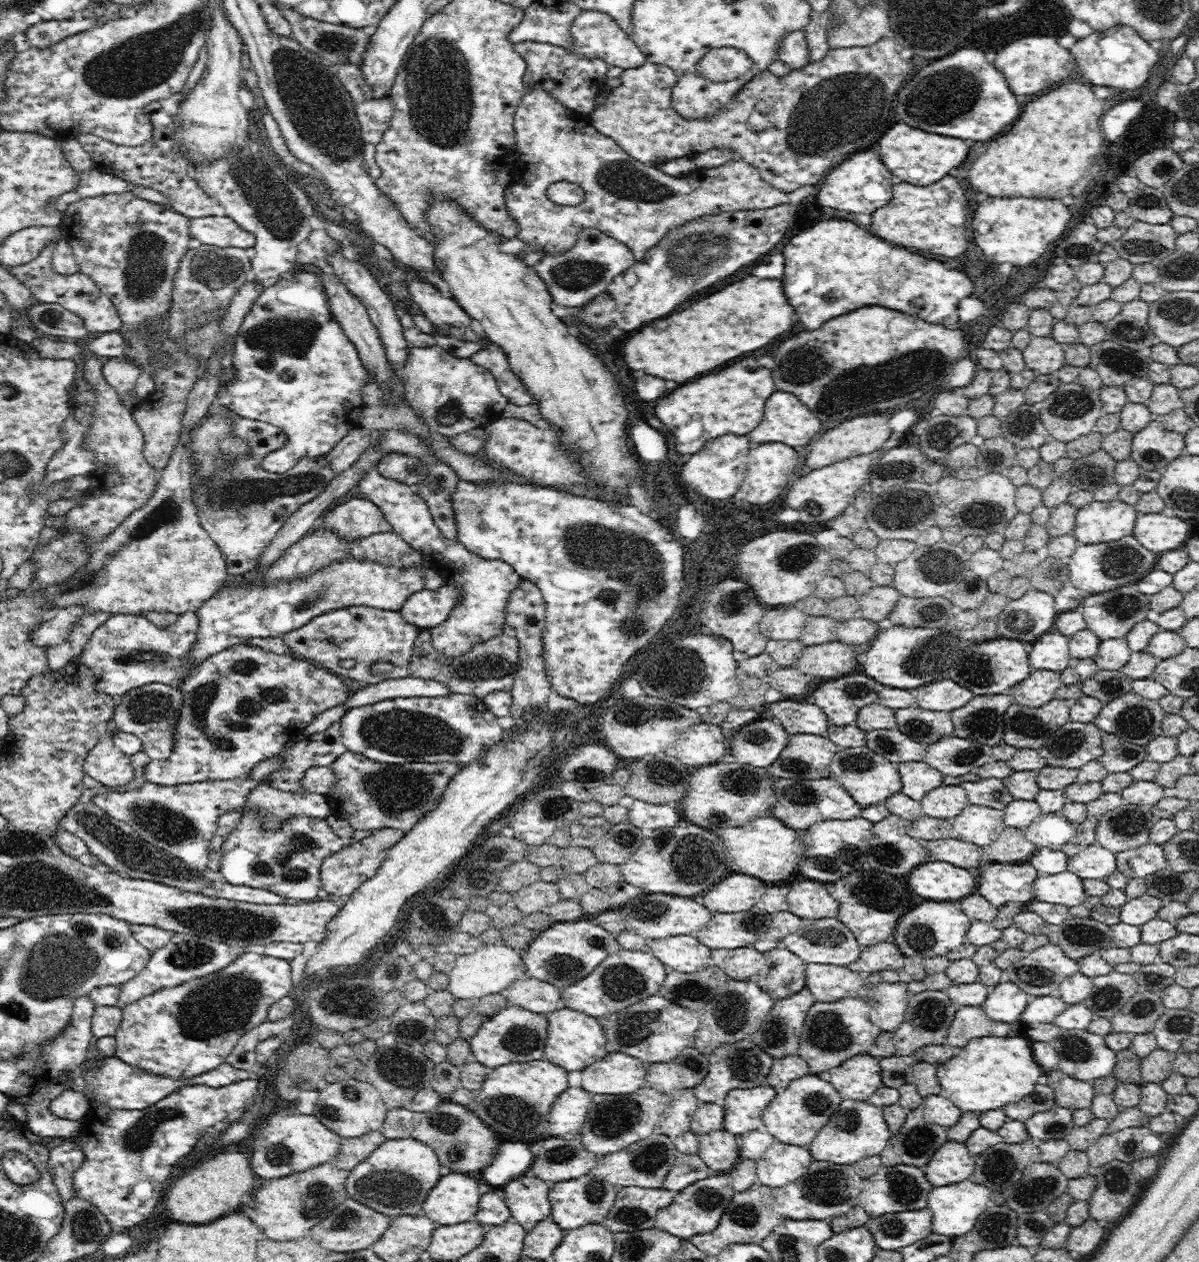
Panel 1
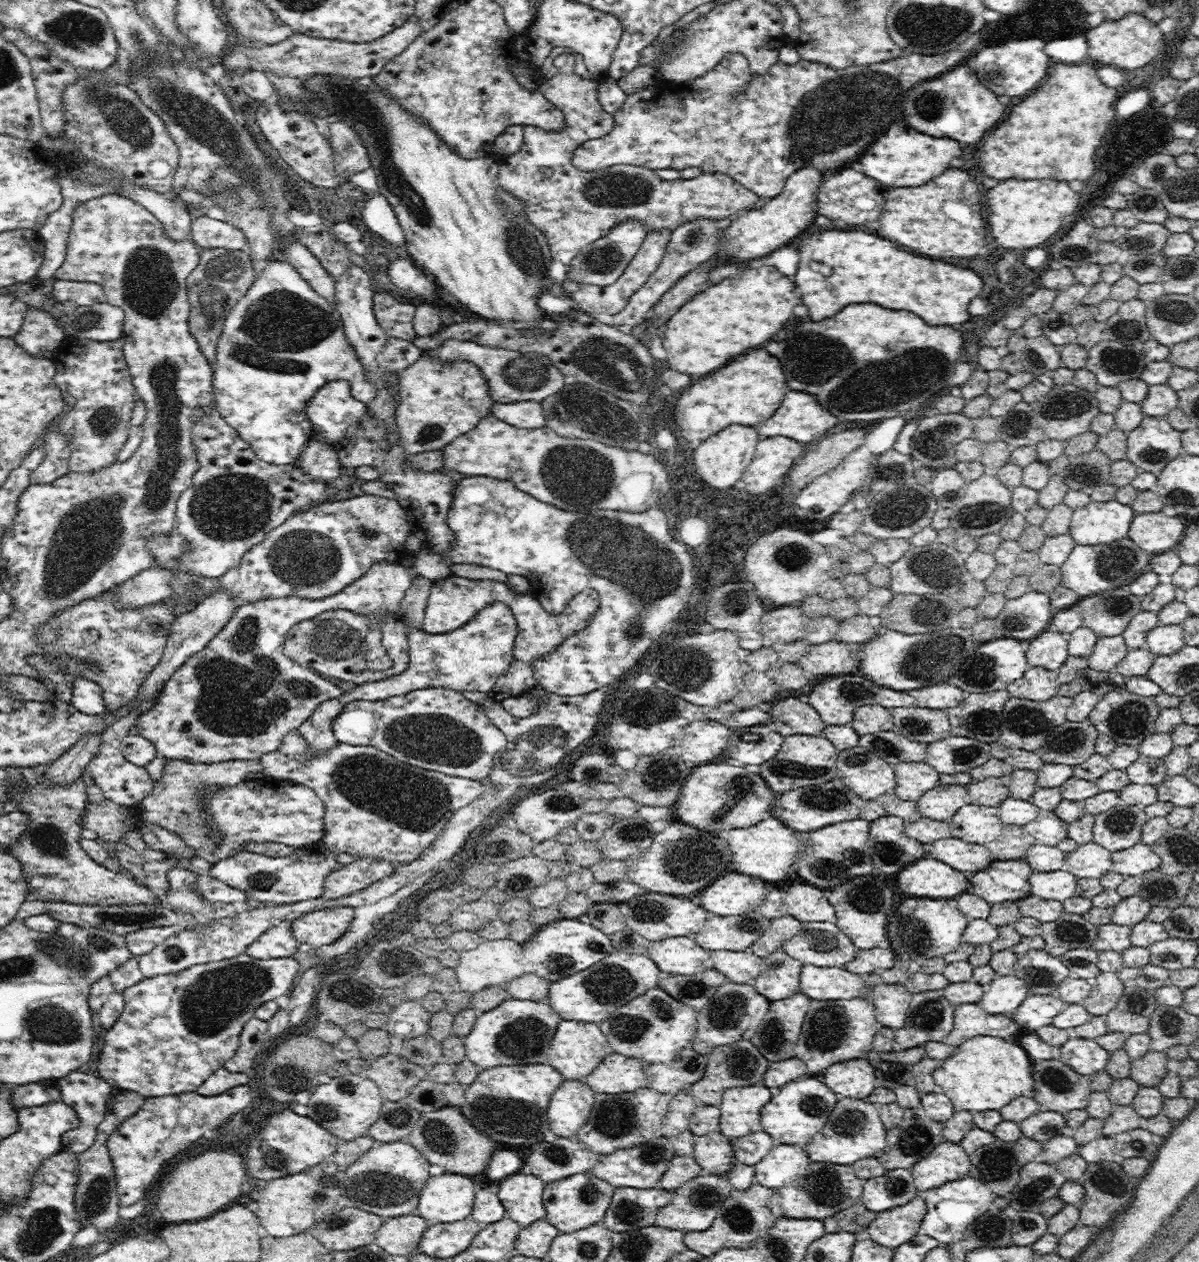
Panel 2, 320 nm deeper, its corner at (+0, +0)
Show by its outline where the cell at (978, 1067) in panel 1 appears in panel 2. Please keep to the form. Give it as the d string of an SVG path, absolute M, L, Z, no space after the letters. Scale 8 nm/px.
M978 1035L957 1046L958 1050L934 1070L933 1080L953 1102L954 1111L998 1110L1014 1098L1035 1088L1030 1072L1030 1058L1018 1044L997 1036Z

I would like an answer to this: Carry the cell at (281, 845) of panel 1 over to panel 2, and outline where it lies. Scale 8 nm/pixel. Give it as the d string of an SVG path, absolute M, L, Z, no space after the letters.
M322 840L306 846L294 847L288 856L266 856L248 850L240 850L211 866L211 875L232 888L243 890L258 902L277 904L302 902L324 894L324 880L328 874L340 868L336 854Z

